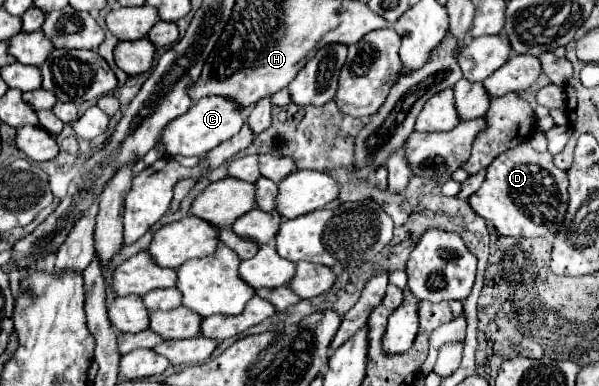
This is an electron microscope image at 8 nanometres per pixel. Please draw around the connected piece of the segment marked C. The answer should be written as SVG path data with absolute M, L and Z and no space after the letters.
M206 96L198 102L192 104L192 108L176 118L174 122L170 122L160 138L160 142L166 146L166 154L168 156L204 156L208 150L216 148L220 142L230 140L236 132L242 130L246 116L248 116L250 108L242 108L236 100L232 98L222 98L222 96Z

